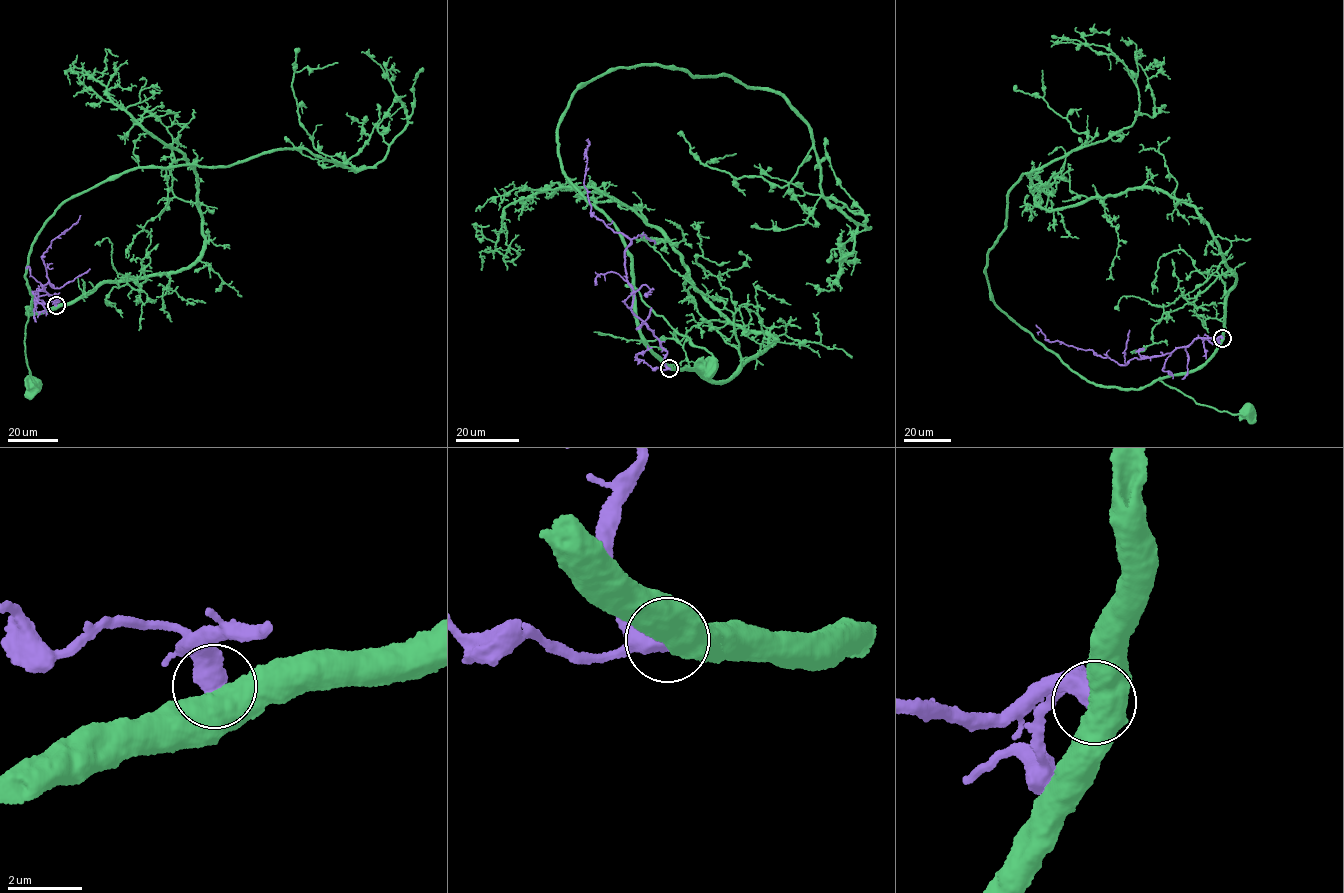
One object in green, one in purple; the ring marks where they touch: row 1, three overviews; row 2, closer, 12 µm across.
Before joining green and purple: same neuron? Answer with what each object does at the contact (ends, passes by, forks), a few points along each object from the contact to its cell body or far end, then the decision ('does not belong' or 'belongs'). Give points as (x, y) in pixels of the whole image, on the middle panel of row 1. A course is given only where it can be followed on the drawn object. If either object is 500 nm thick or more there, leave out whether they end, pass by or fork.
green runs (669, 368), (646, 348), (634, 293), (628, 285), (674, 330), (707, 350), (711, 368); purple runs (669, 368), (667, 352), (632, 308), (624, 255), (630, 242), (590, 213), (583, 183), (586, 140); does not belong

